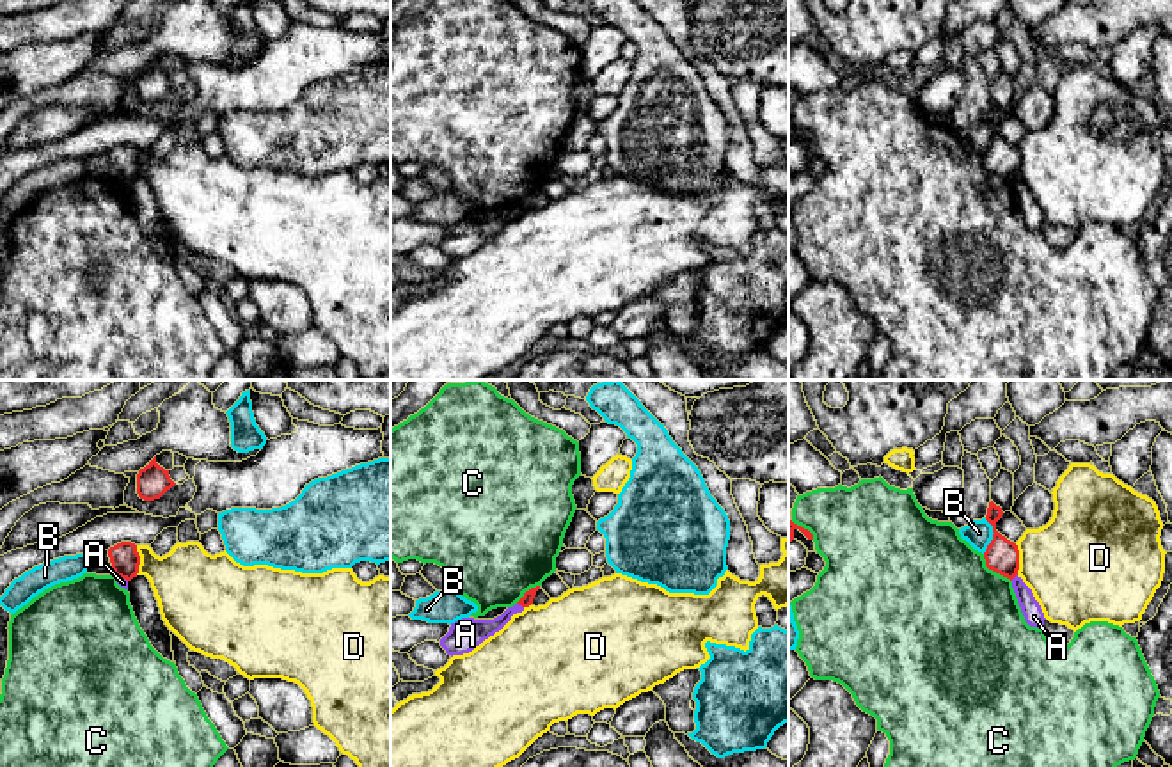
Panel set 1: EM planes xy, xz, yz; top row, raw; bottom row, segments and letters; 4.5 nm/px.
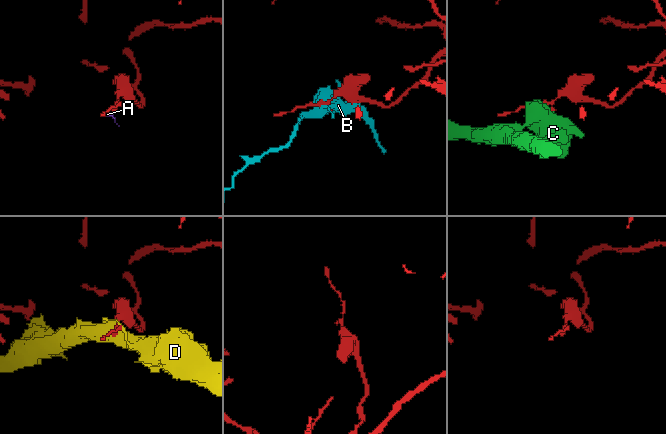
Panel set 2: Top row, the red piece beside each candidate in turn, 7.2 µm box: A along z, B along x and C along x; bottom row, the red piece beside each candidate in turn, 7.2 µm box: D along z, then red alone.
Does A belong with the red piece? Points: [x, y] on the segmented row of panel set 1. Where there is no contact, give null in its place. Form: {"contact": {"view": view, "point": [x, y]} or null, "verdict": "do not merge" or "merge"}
{"contact": {"view": "xz", "point": [521, 604]}, "verdict": "do not merge"}

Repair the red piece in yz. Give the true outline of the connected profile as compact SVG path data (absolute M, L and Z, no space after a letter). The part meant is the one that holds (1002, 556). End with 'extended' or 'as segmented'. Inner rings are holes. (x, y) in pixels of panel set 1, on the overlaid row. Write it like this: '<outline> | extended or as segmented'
M993 501L989 502L986 520L993 526L993 540L984 552L986 566L1007 579L1014 579L1019 570L1018 545L996 531L996 522L1003 511Z | as segmented

